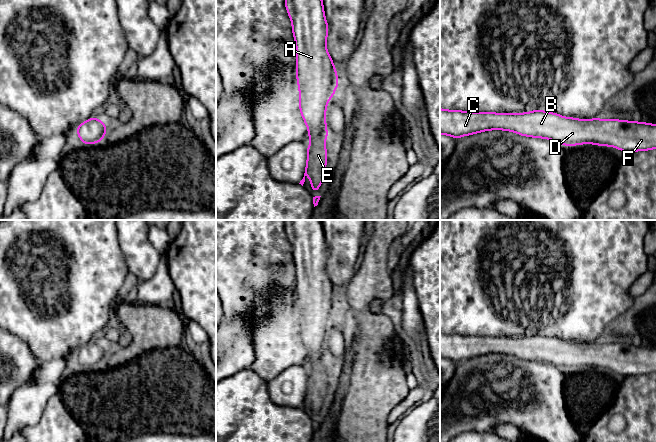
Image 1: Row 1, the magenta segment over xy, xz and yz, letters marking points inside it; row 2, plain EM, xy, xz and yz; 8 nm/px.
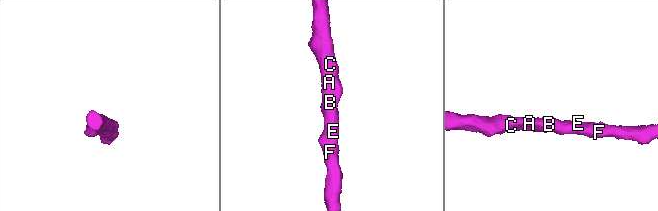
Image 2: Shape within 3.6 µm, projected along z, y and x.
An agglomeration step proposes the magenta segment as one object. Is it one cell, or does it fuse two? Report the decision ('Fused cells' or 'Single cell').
Single cell

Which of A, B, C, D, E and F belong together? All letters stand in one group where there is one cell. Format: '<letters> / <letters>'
A B C D E F

